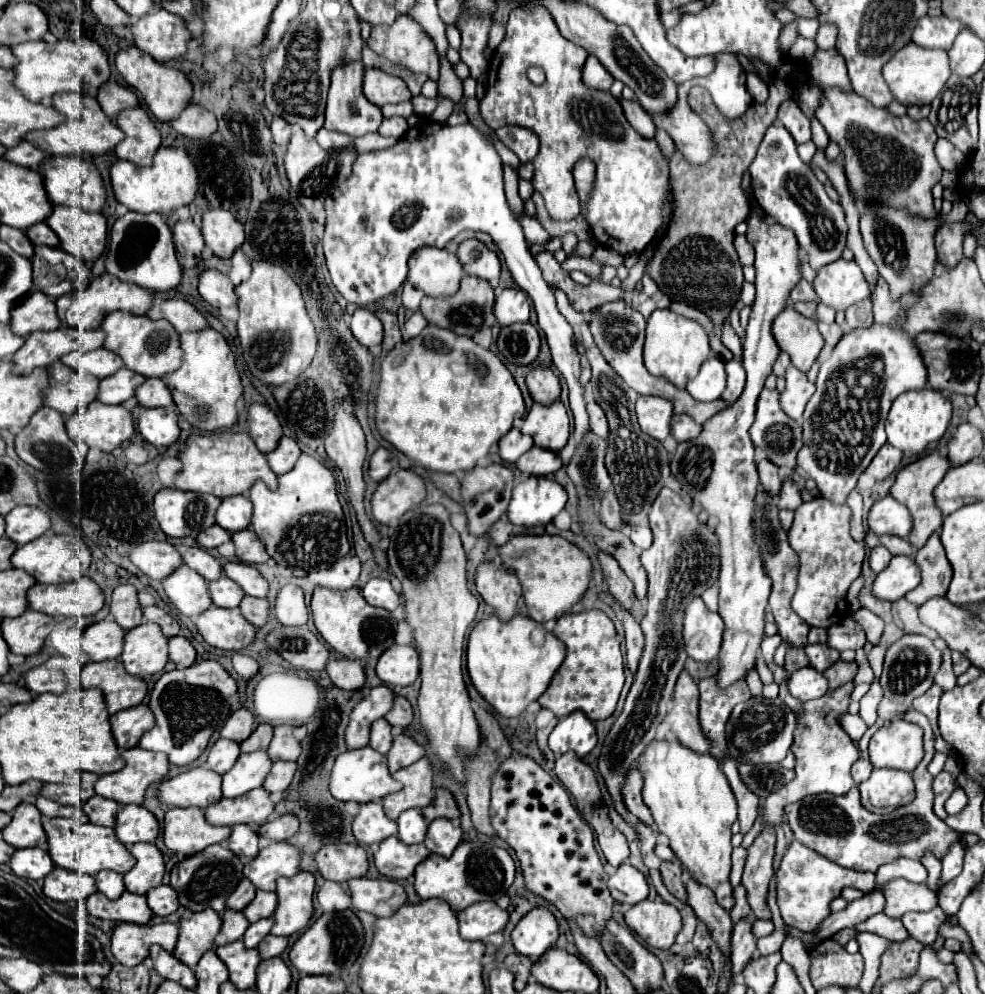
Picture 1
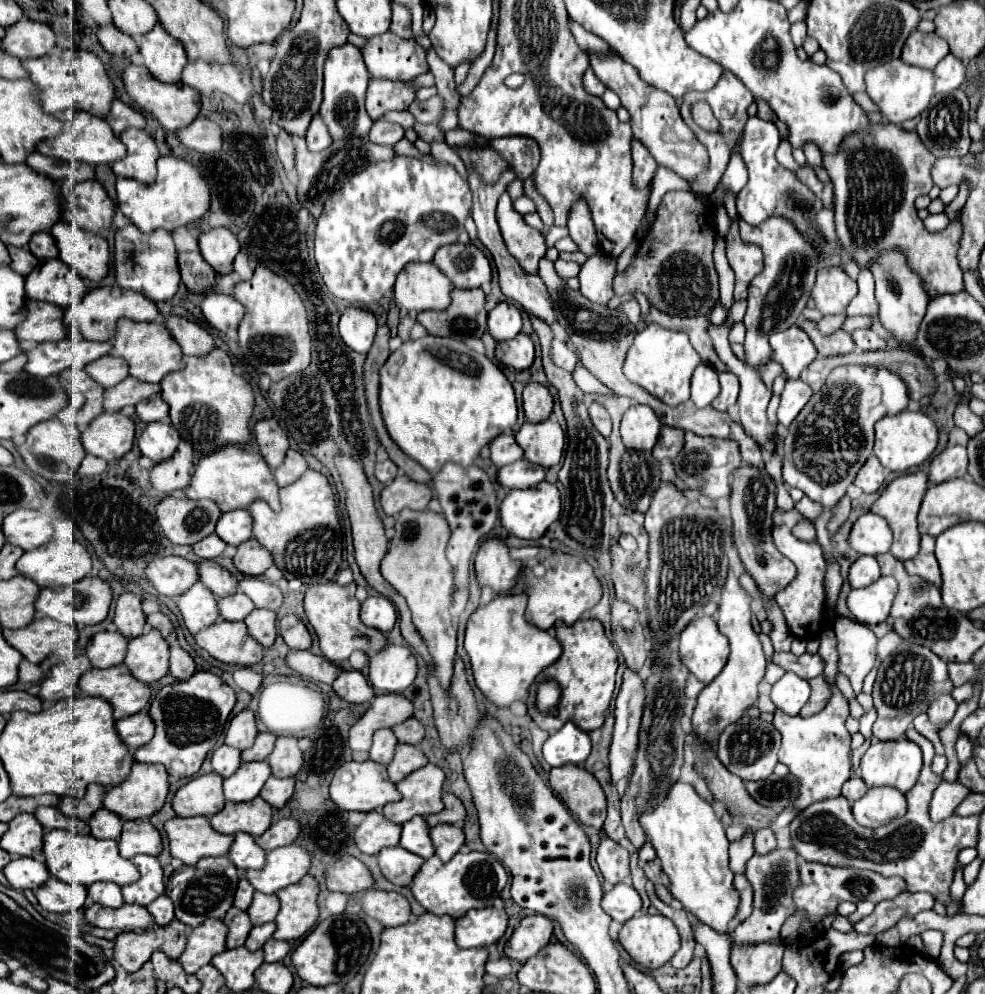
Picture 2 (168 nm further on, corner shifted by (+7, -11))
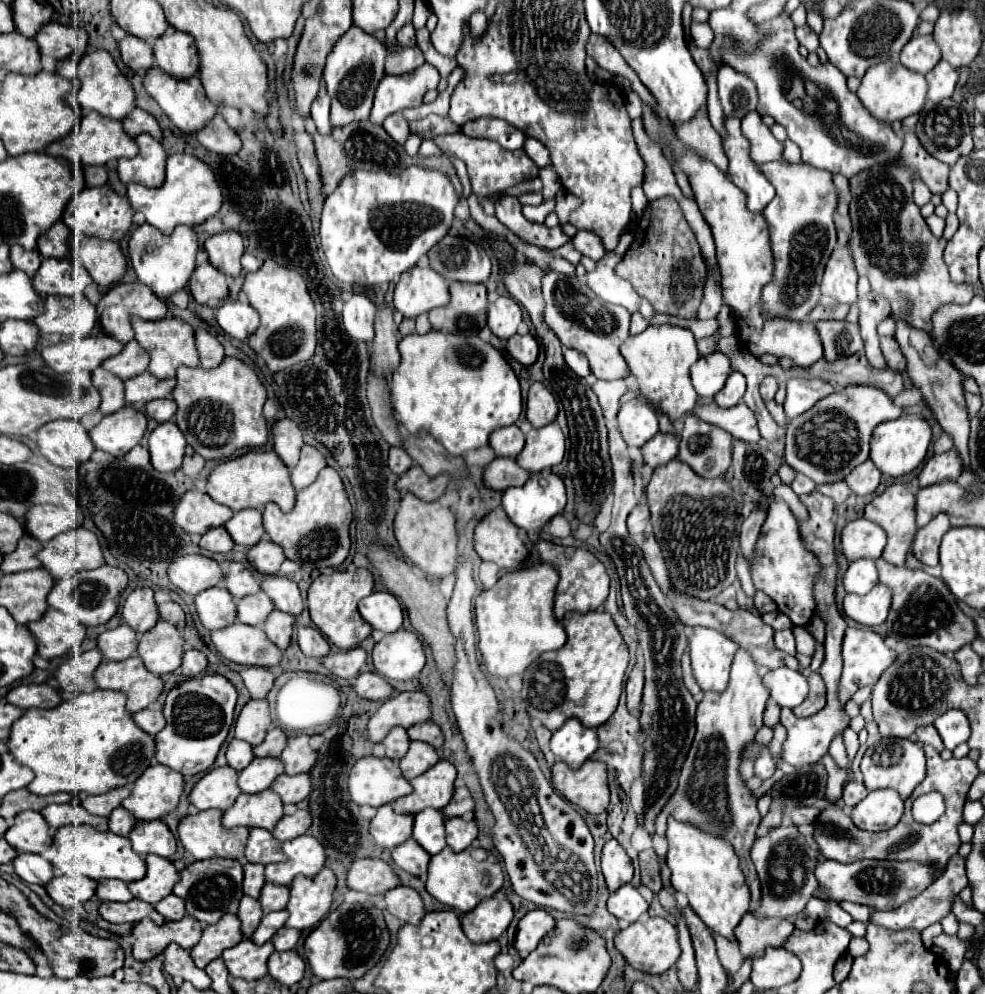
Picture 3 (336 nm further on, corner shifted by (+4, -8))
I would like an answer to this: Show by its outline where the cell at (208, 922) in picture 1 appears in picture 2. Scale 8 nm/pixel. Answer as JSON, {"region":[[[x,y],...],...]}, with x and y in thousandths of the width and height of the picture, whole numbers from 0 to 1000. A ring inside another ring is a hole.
{"region":[[[208,926],[202,934],[196,934],[192,940],[190,954],[182,968],[190,980],[198,980],[204,972],[210,972],[218,960],[228,958],[230,932],[224,926]]]}

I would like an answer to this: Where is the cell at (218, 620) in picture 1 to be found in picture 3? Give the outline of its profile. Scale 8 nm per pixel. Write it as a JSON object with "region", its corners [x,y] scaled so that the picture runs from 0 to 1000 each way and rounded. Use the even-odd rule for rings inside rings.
{"region":[[[238,627],[215,635],[213,641],[225,661],[244,669],[276,671],[286,663],[286,655],[276,645],[272,645],[264,631]]]}

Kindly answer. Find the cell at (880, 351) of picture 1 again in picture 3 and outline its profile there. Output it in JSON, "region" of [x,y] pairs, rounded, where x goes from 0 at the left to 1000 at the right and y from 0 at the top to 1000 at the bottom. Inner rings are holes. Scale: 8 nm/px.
{"region":[[[861,387],[832,401],[820,415],[810,418],[798,430],[796,464],[808,476],[822,480],[828,488],[859,482],[859,478],[877,466],[883,456],[883,440],[891,426],[912,422],[916,411],[908,407],[902,395],[883,387]]]}

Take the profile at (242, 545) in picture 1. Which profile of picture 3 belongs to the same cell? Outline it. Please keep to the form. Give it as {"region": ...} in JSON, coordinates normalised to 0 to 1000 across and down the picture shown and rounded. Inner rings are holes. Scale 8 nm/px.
{"region":[[[266,542],[264,546],[260,546],[252,556],[250,556],[250,562],[252,566],[256,568],[256,572],[260,572],[262,576],[266,578],[278,578],[286,564],[290,562],[286,552],[282,548],[278,548],[276,544],[270,544]]]}

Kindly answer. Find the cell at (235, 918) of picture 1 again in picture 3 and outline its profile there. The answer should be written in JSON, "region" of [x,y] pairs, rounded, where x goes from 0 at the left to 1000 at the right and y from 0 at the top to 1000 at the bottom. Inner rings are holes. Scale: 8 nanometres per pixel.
{"region":[[[248,900],[246,906],[244,906],[244,912],[242,912],[242,925],[246,927],[246,941],[248,945],[254,945],[256,939],[260,937],[260,933],[264,931],[264,925],[266,925],[266,912],[260,904]]]}

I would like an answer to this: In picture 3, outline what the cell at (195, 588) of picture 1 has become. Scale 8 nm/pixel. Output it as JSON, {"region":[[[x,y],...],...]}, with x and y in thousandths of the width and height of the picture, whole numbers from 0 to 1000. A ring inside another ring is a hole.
{"region":[[[213,591],[197,601],[203,627],[209,633],[231,631],[240,625],[240,605],[227,591]]]}

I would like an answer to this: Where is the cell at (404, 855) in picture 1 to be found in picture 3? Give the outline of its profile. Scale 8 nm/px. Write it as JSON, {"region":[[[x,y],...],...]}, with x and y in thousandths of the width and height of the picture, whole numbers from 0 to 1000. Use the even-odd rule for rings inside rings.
{"region":[[[414,844],[398,854],[398,866],[420,882],[432,882],[437,860],[420,844]]]}

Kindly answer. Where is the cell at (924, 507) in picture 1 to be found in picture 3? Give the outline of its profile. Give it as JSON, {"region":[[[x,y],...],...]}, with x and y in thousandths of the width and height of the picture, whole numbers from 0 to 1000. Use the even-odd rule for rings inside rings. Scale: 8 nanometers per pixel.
{"region":[[[908,486],[908,488],[904,488],[895,498],[887,500],[887,502],[879,508],[877,520],[883,522],[883,524],[887,524],[887,526],[891,526],[891,528],[899,534],[899,538],[902,538],[902,546],[899,546],[899,550],[897,550],[895,560],[897,560],[899,564],[904,564],[906,568],[912,568],[912,570],[916,570],[916,568],[920,566],[920,560],[922,560],[922,556],[924,556],[928,538],[930,538],[930,534],[932,534],[928,508],[930,508],[930,494],[924,494],[920,486]]]}

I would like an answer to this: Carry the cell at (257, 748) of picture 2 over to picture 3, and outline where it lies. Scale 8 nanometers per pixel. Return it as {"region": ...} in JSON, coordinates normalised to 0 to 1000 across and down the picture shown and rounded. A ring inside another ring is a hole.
{"region":[[[278,731],[278,733],[272,735],[270,743],[262,752],[258,752],[256,756],[258,756],[260,762],[284,762],[284,758],[290,749],[290,743],[292,743],[290,737],[282,731]]]}

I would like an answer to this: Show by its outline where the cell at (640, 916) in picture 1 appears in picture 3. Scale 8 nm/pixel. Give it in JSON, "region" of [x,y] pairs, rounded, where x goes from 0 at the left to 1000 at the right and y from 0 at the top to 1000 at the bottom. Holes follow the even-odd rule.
{"region":[[[654,923],[642,931],[638,931],[636,935],[631,935],[625,945],[623,945],[625,955],[634,961],[634,965],[644,973],[650,975],[654,979],[662,979],[662,981],[670,981],[676,975],[680,975],[688,963],[690,963],[690,951],[688,951],[688,939],[686,933],[672,923]]]}

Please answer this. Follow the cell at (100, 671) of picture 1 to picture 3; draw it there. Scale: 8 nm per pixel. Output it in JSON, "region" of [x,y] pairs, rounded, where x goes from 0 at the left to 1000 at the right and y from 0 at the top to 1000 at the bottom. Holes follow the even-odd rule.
{"region":[[[132,661],[122,667],[104,665],[95,677],[95,685],[102,693],[114,693],[128,697],[128,715],[138,717],[156,707],[164,697],[164,683],[150,677],[140,661]]]}

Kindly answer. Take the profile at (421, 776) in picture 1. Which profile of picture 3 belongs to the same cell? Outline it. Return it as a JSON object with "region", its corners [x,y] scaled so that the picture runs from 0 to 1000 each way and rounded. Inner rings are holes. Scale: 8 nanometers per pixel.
{"region":[[[449,764],[432,778],[420,782],[416,786],[420,796],[416,800],[410,800],[408,804],[402,804],[398,812],[402,818],[416,818],[416,820],[422,820],[432,812],[449,814],[455,810],[459,802],[461,784],[463,784],[461,770]]]}

